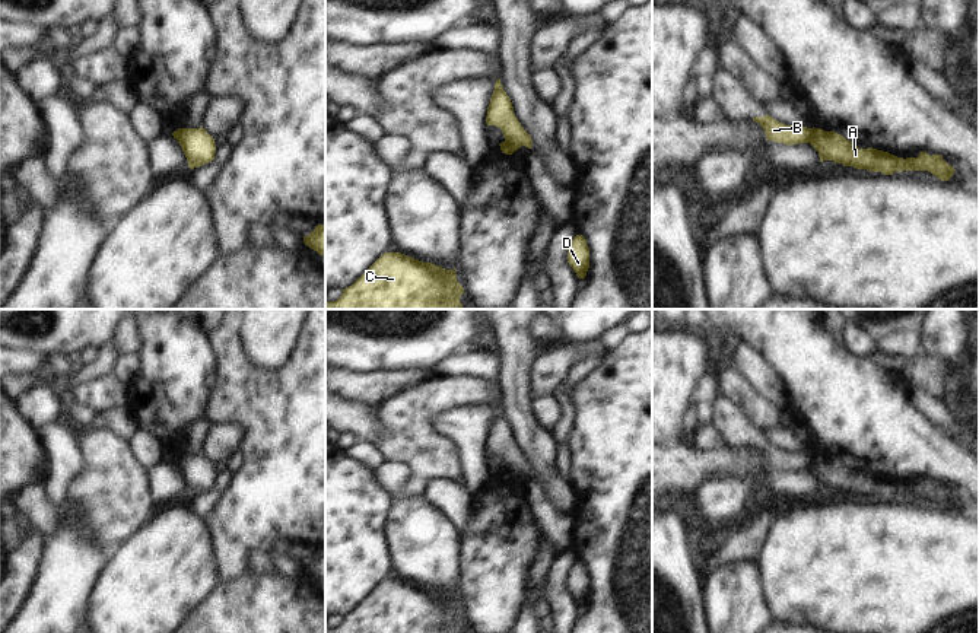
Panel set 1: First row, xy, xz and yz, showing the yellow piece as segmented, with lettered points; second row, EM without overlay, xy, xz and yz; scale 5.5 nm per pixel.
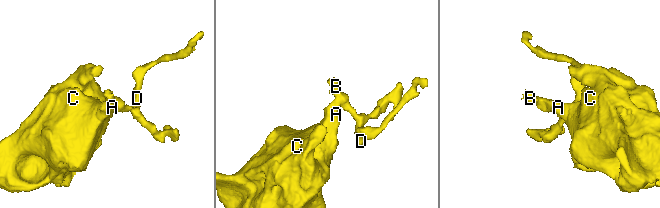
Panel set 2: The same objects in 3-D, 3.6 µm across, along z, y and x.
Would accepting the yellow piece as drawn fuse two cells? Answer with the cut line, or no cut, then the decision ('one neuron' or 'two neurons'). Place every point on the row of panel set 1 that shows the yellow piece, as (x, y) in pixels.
cut in yz along (811, 129), (814, 145), (825, 159); two neurons

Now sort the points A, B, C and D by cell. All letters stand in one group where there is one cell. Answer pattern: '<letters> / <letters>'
A C / B D

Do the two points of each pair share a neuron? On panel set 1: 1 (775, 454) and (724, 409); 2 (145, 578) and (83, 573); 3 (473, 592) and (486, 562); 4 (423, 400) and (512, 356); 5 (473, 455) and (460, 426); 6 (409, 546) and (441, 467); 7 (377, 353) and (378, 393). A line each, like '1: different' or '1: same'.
1: same
2: different
3: same
4: different
5: same
6: different
7: different

